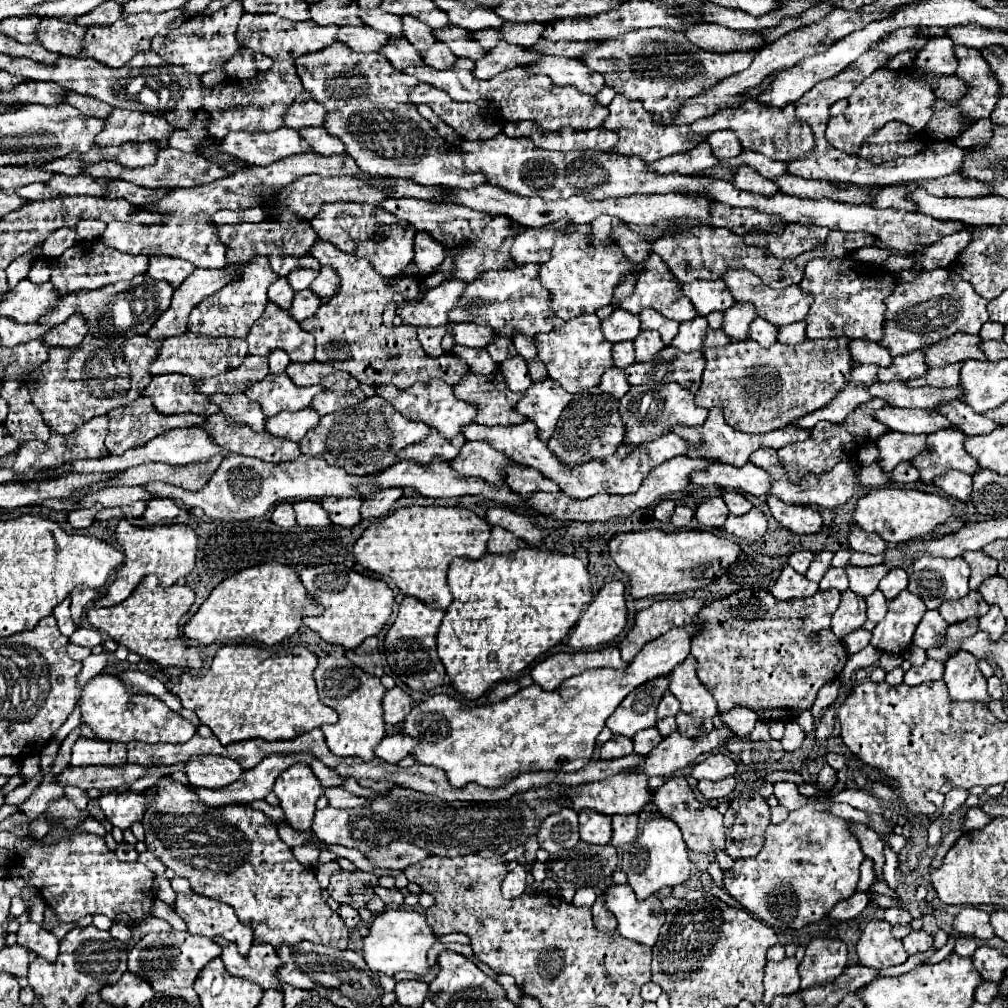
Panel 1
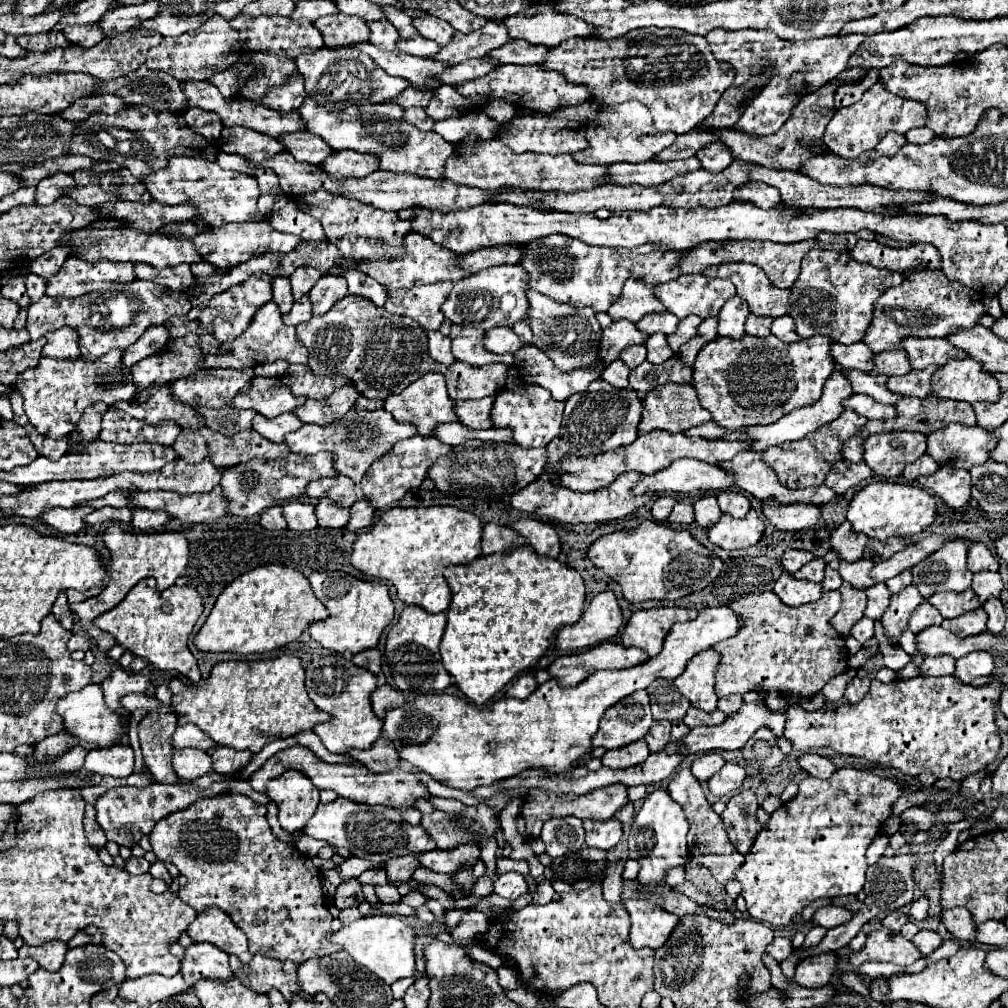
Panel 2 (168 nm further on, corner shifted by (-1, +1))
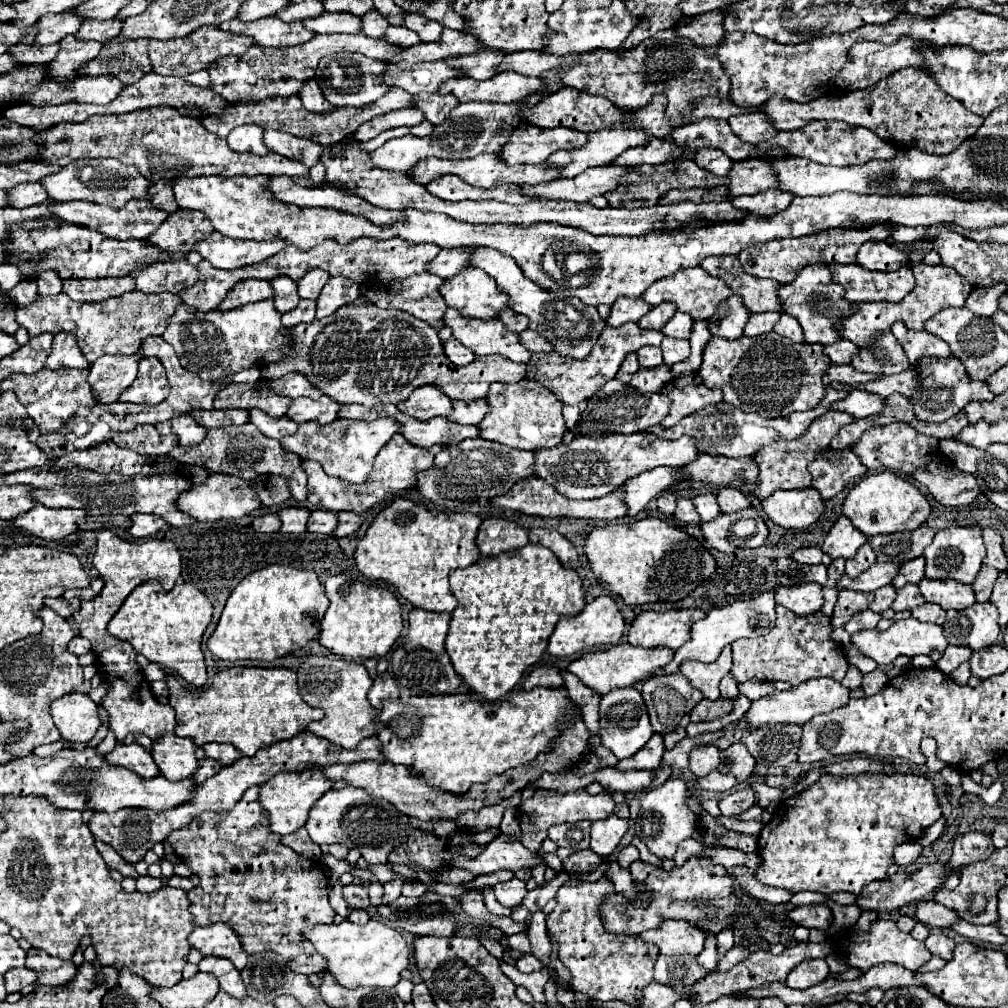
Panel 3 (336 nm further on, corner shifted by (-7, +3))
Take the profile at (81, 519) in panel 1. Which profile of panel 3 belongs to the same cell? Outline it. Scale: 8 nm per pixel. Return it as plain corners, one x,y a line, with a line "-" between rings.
35,504
27,514
13,520
13,524
43,540
61,540
77,532
77,520
85,518
85,510
55,510

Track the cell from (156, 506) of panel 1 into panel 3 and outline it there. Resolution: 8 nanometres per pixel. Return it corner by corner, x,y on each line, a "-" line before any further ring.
133,514
131,520
133,520
133,526
131,526
129,534
133,538
149,538
165,526
165,520
149,516
149,514

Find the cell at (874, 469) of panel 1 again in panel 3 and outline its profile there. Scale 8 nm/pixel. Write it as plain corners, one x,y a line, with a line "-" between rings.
829,448
809,464
809,472
813,474
813,488
817,488
823,498
833,498
843,492
851,480
863,478
867,468
853,450

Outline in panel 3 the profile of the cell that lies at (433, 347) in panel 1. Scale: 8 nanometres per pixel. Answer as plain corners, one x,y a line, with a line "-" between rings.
453,336
447,342
443,342
443,348
445,348
447,358
455,366
467,366
467,364
471,364
475,360
475,354
469,348
465,348
459,340
453,340

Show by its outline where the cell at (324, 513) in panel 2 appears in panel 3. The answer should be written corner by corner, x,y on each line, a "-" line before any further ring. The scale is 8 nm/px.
313,510
307,522
307,530
309,532
317,532
317,534
333,534
333,530
337,528
337,514
329,512
329,510

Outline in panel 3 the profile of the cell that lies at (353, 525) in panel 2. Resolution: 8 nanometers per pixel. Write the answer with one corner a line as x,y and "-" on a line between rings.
339,512
337,516
339,516
339,524
337,524
333,534
339,536
339,538
355,534
359,530
359,526
363,524
363,518
359,514
355,514
355,512

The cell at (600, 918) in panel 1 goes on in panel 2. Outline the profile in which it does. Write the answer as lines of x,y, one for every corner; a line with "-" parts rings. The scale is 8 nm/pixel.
615,862
605,870
603,878
603,896
611,904
621,904
621,886
623,886
623,862

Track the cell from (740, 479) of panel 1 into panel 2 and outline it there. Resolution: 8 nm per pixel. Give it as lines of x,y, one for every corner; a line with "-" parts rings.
681,458
665,470
645,474
635,486
633,494
667,494
667,492
693,492
693,490
725,490
731,488
731,478
715,464

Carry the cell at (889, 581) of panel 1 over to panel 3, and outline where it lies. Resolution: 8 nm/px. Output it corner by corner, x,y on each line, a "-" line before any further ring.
923,556
915,558
915,560
909,560
909,562
901,564
901,570
899,570
899,574
895,576
895,580
891,584
895,588
903,588
909,582
917,584
917,582
923,580
923,568
925,568
925,558

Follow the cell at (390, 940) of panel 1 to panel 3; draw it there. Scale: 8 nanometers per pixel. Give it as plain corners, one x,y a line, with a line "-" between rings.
349,920
341,924
315,926
305,932
305,938
315,946
319,954
327,958
327,970
337,978
339,984
347,988
355,986
381,986
393,988
401,980
401,970
409,966
409,946
407,940
387,924
379,920
369,920
365,926
357,926

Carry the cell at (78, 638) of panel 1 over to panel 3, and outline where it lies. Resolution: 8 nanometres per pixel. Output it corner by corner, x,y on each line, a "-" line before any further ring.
75,636
75,638
69,642
69,652
77,654
77,656
87,654
87,652
91,652
91,644
89,644
89,640
85,640
83,636

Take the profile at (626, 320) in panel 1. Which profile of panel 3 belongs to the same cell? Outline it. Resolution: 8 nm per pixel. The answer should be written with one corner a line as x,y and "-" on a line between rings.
635,322
623,324
621,328
609,328
601,332
597,338
597,344
593,346
593,352
585,360
573,360
573,358
563,358
555,352
533,352
531,360
527,362
527,378
539,380
545,388
549,388
563,404
571,406
581,406
587,398
591,398
607,380
615,378
621,362
625,360
627,354
637,352
643,346
659,346
663,340
661,330
643,330

